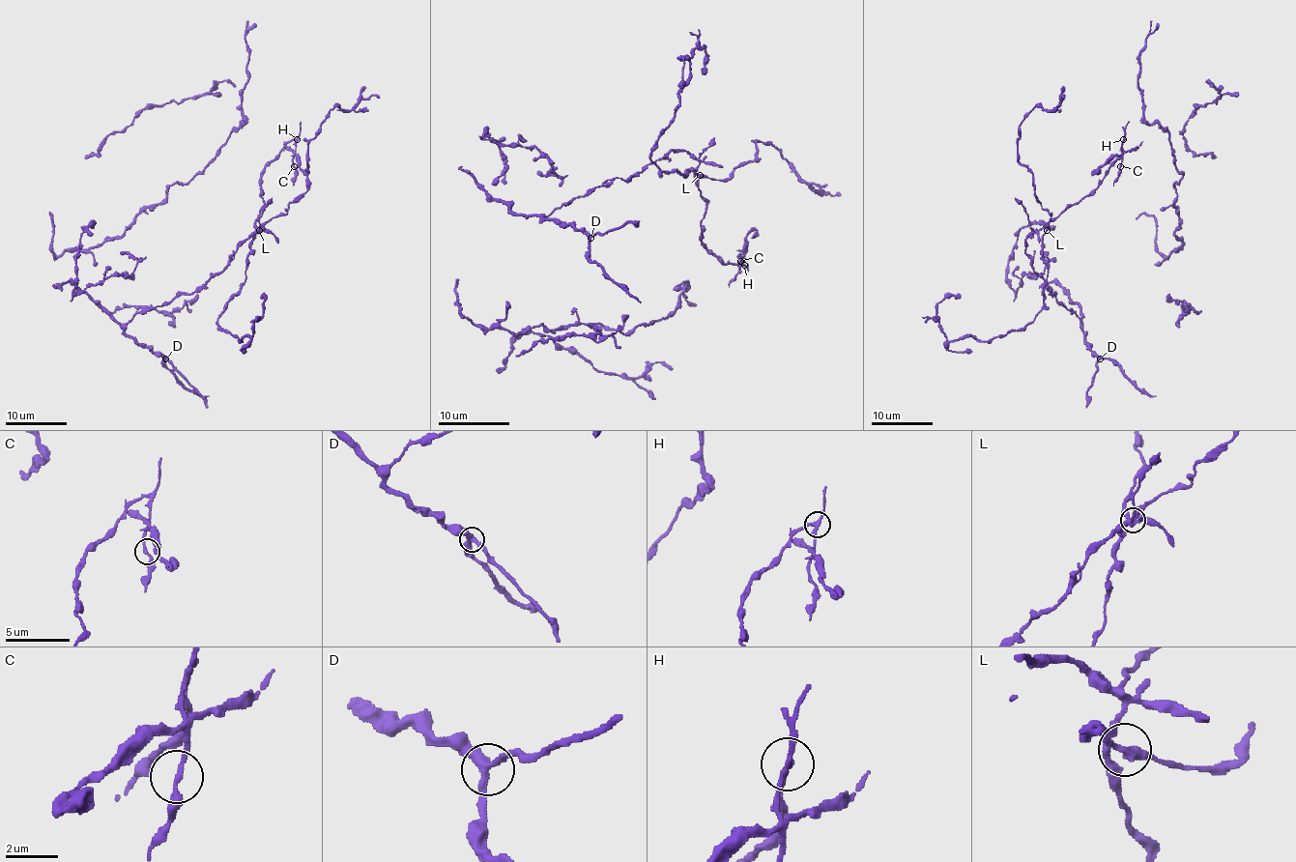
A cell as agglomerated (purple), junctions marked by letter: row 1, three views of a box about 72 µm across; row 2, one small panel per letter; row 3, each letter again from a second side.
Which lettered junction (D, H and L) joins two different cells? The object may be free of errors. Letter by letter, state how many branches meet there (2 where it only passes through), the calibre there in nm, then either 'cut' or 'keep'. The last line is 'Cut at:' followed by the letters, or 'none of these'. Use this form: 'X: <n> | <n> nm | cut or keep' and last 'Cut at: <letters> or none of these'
D: 3 | 320 nm | keep
H: 3 | 190 nm | cut
L: 3 | 240 nm | keep
Cut at: H

